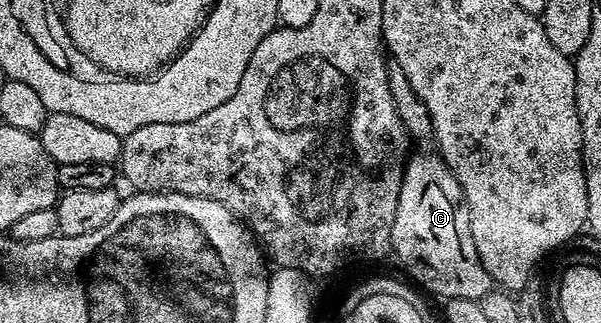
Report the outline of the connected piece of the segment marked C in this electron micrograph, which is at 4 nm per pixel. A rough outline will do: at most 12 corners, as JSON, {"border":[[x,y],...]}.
{"border":[[409,154],[391,250],[425,292],[493,290],[462,189]]}

